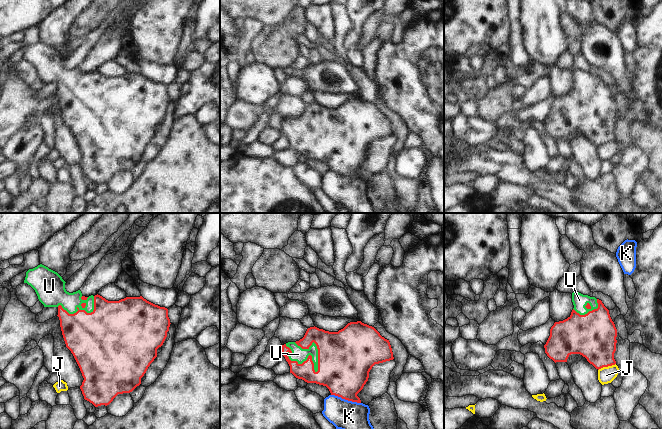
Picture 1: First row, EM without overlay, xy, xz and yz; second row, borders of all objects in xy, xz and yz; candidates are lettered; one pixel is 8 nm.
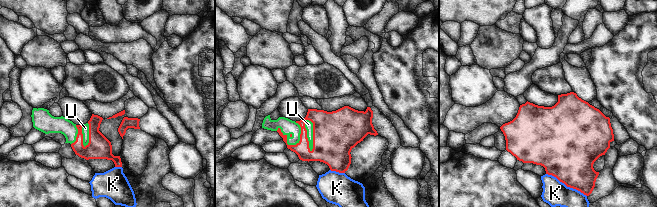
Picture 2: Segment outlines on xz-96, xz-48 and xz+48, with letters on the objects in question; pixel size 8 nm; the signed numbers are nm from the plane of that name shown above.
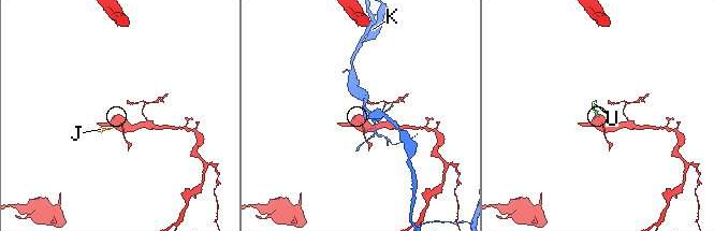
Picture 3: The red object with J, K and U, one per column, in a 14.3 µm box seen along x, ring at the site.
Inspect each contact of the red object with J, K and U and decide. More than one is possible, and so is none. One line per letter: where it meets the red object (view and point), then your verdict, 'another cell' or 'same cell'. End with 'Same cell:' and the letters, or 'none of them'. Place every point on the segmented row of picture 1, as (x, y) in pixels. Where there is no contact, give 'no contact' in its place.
J: meets red in yz at (606, 366); another cell
K: meets red in xz at (346, 399); another cell
U: meets red in xz at (302, 363); same cell
Same cell: U

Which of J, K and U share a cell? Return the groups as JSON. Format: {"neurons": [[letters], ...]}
{"neurons": [["J", "K"], ["U"]]}

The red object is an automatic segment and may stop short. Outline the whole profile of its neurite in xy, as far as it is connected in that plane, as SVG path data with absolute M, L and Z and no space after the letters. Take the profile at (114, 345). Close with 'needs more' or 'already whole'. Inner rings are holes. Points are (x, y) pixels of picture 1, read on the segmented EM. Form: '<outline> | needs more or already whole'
M40 264L26 272L24 283L36 292L44 307L57 307L66 347L73 354L84 378L80 389L95 407L109 405L118 394L130 393L157 357L157 349L170 327L168 309L142 296L108 301L100 295L85 297L78 290L69 293L65 281L55 271Z | needs more

